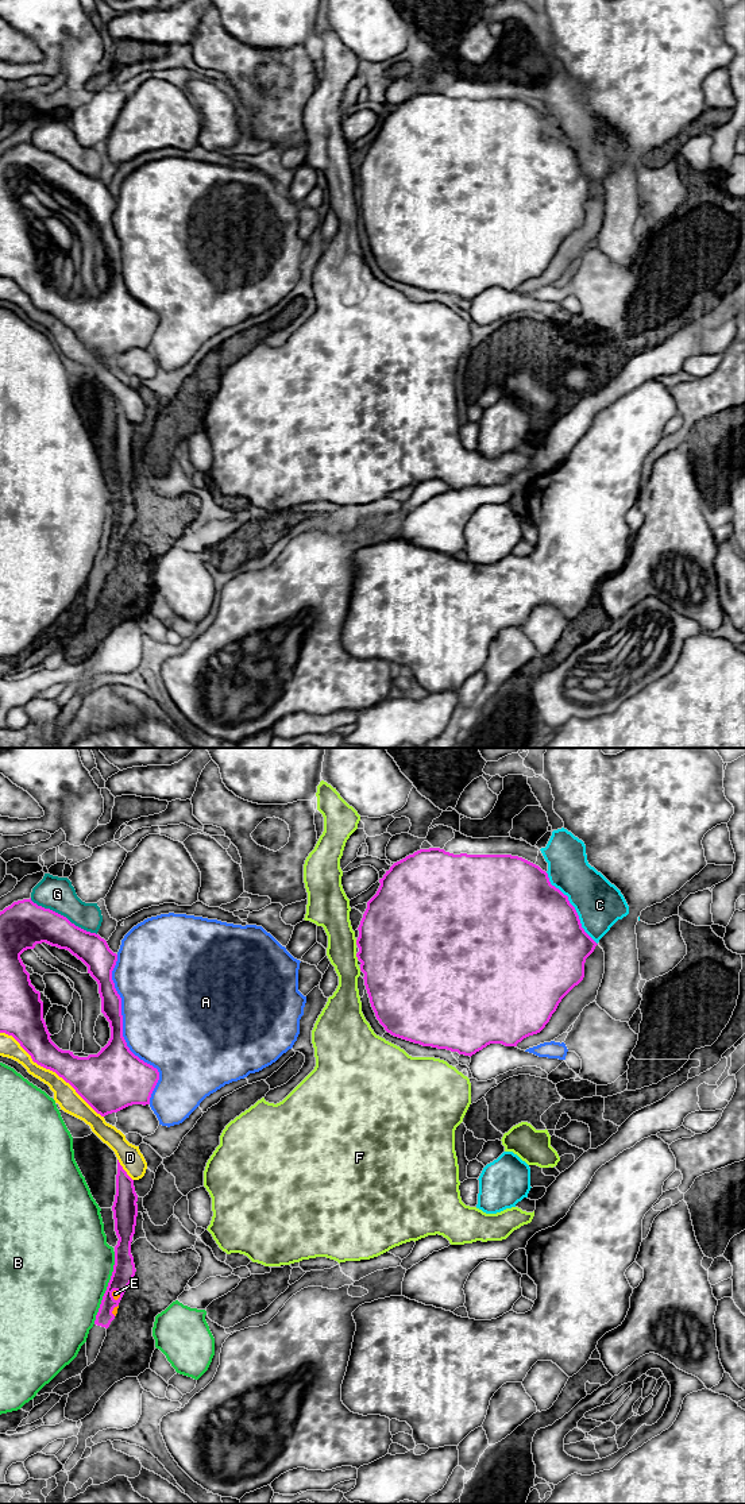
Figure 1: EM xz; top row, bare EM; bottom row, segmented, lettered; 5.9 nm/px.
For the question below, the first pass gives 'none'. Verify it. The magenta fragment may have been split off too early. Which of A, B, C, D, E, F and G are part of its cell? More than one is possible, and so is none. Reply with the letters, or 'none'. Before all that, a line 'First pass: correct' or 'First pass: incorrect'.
First pass: incorrect
E

